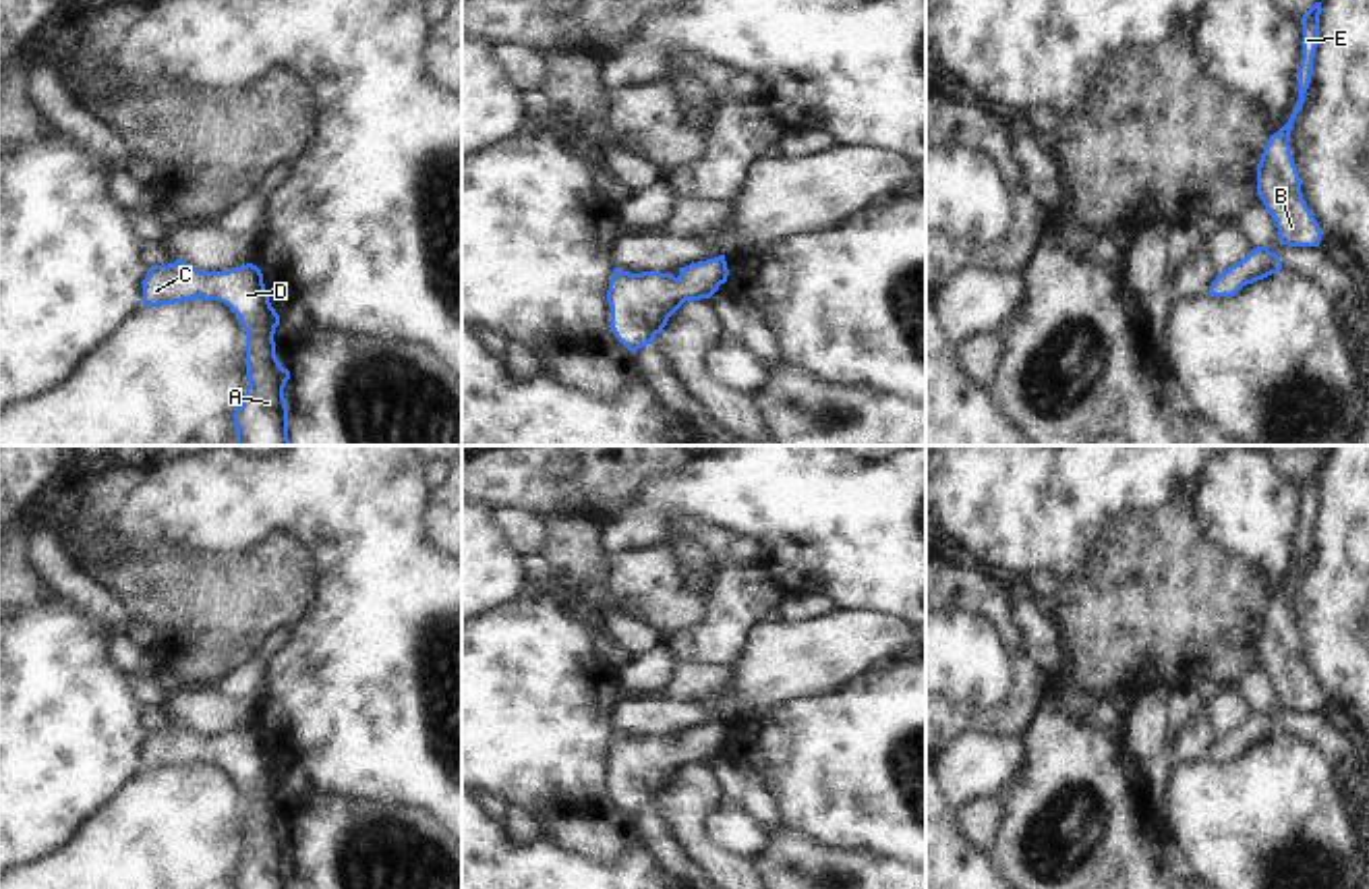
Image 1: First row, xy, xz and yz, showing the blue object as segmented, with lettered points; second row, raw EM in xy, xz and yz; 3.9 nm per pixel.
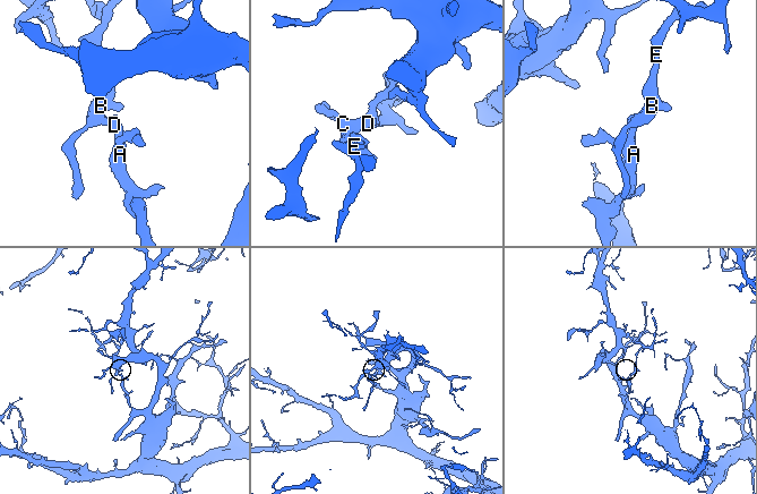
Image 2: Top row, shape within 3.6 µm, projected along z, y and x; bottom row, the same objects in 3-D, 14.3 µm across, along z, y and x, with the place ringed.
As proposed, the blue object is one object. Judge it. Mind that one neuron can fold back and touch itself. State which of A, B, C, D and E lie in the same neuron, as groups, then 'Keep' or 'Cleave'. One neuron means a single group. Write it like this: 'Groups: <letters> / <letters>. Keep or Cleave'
Groups: A B C D E. Keep

